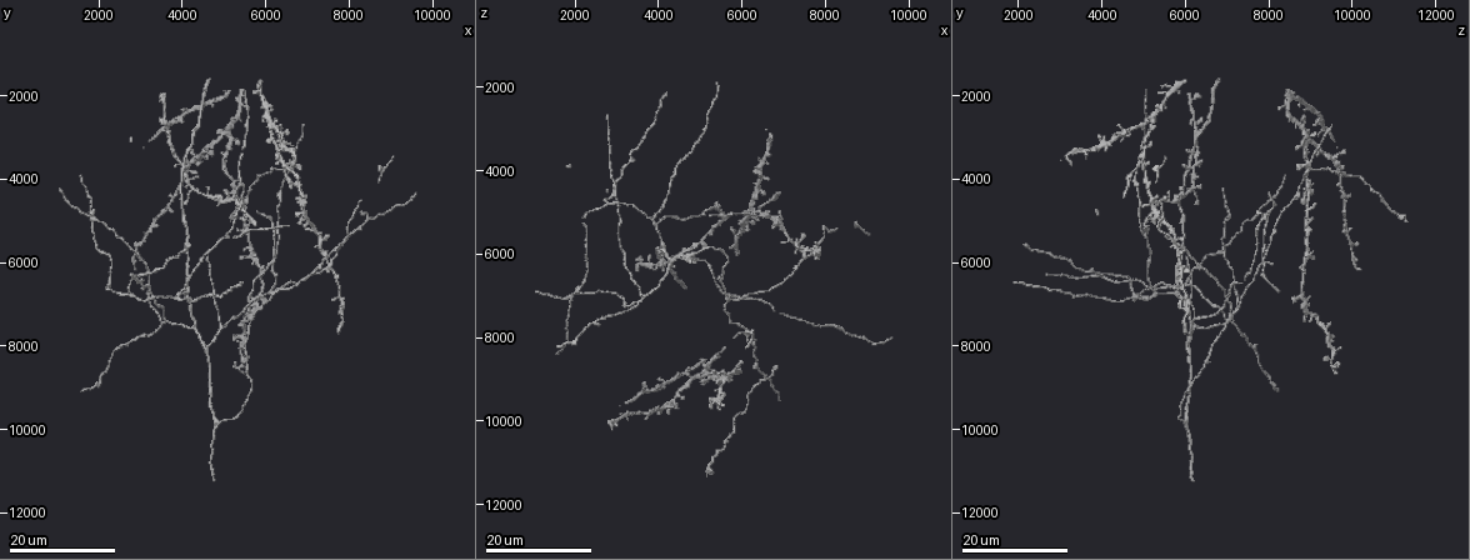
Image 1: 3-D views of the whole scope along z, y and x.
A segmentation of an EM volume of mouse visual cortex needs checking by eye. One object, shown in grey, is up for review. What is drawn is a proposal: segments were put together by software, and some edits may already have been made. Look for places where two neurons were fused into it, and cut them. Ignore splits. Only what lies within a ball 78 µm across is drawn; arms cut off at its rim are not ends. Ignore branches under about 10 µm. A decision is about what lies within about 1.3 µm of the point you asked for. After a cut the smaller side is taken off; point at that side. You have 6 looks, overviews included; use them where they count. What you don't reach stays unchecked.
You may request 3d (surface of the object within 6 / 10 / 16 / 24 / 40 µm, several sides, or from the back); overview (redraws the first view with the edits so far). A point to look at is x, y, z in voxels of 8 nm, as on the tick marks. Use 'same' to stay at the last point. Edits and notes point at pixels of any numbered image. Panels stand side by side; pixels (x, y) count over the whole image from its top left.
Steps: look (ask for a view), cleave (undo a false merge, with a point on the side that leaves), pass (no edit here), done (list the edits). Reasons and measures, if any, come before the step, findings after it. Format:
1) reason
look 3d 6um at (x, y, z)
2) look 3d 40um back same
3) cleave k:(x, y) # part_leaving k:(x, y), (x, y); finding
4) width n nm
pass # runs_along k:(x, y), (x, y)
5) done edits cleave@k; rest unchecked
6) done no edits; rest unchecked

looks like a crossing
look 3d 16um at (6450, 3600, 4950)

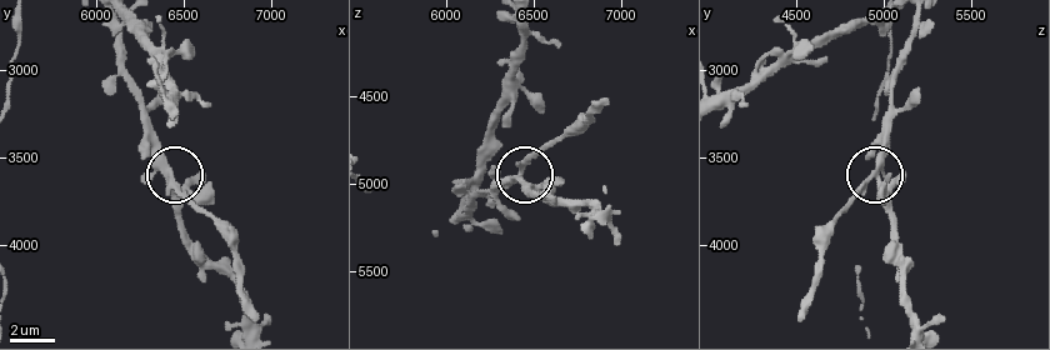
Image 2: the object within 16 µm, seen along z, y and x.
look 3d 10um at (6400, 3580, 4960)

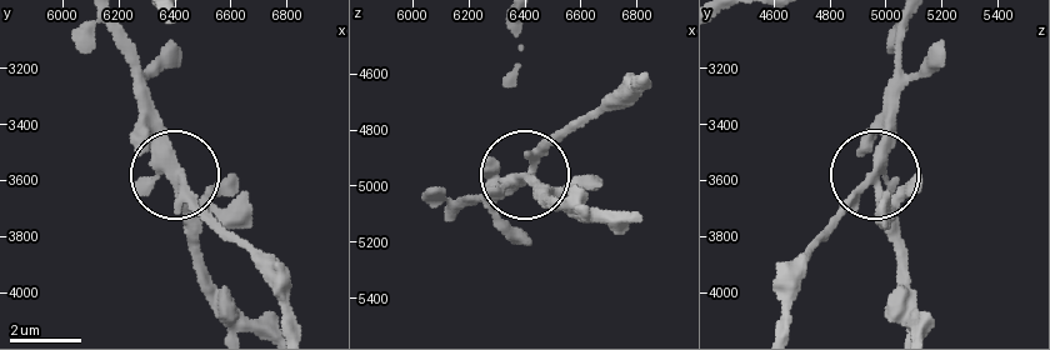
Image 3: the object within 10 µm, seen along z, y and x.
width 290 nm
pass # runs_along 3:(923, 328), (881, 185), (818, 235); continuous, no second neuron

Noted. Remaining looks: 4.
small branch off a trunk
look 3d 24um at (3800, 6900, 5150)

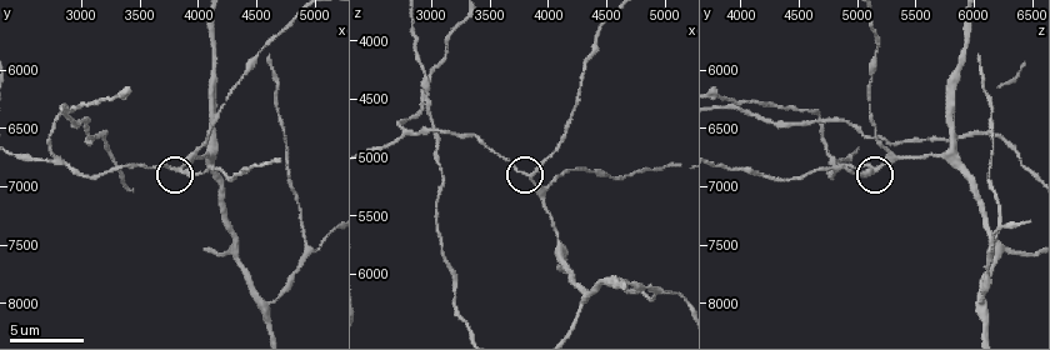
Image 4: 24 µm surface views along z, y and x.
look 3d 6um at (3840, 6860, 5160)

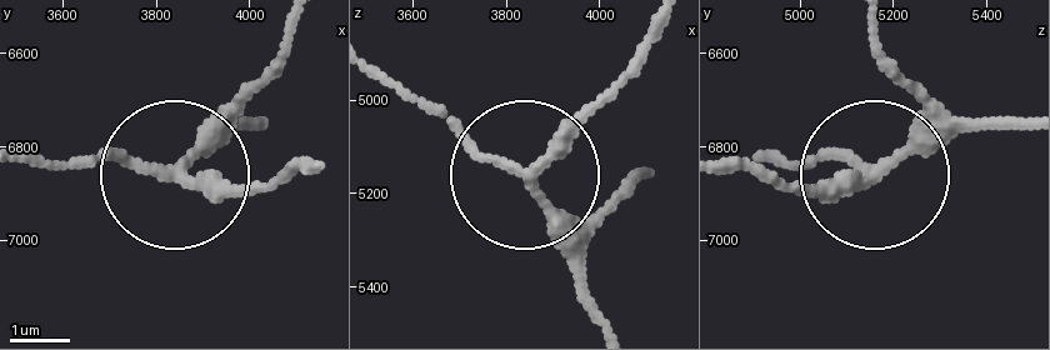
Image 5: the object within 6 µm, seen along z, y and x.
arms 3
pass # runs_along 5:(1025, 124), (936, 124), (876, 164), (776, 184); one neuron here

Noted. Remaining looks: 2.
look 3d 24um at (6200, 6000, 7850)

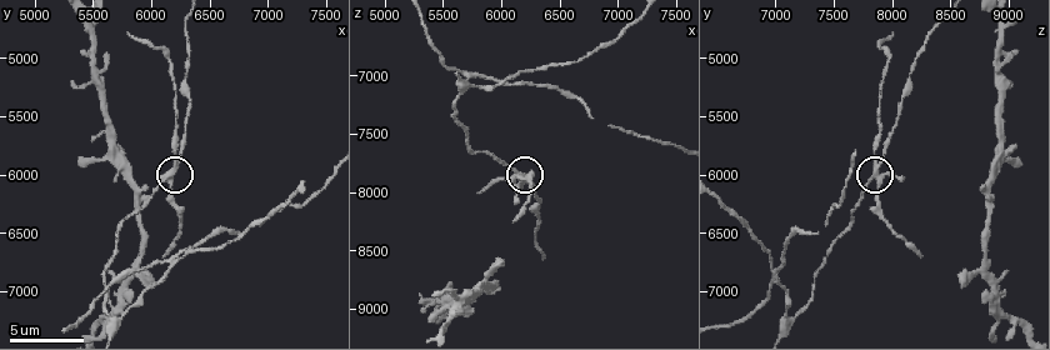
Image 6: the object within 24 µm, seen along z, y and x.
zoom in
look 3d 10um at (6140, 6020, 7900)

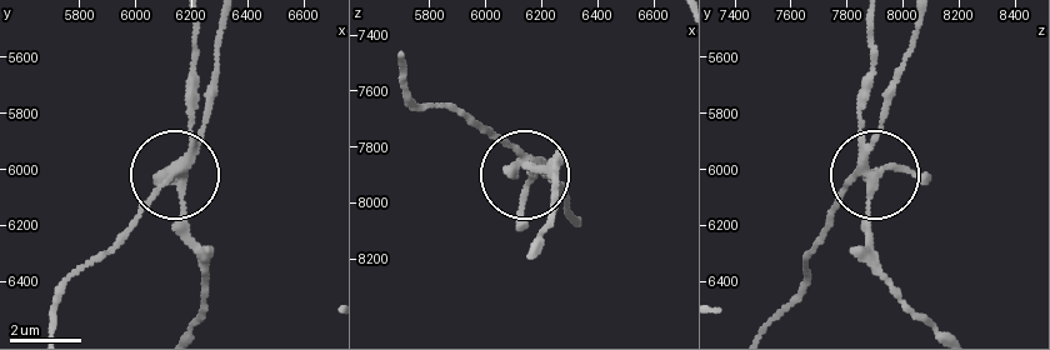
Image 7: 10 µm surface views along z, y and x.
arms 5
cleave 7:(185, 216) # part_leaving 7:(188, 161), (196, 21); two neurons meet here

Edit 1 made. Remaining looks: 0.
done edits cleave@7; rest unchecked

